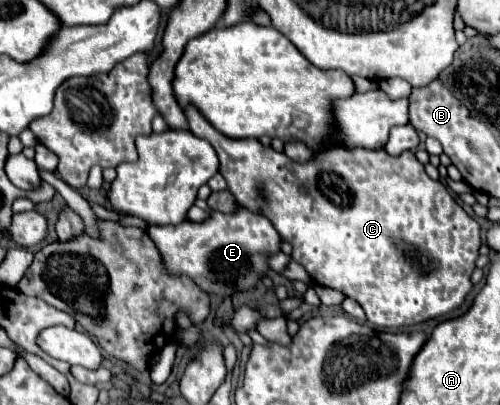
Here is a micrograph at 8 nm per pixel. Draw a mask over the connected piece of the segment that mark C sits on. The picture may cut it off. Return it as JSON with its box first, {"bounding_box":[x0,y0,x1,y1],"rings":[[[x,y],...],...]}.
{"bounding_box":[183,105,481,327],"rings":[[[187,105],[187,109],[183,109],[185,117],[187,117],[187,123],[189,123],[189,131],[195,135],[195,137],[201,137],[205,141],[209,141],[213,145],[213,149],[217,151],[219,155],[219,161],[221,161],[221,167],[219,167],[219,173],[225,177],[227,181],[227,189],[233,193],[233,197],[237,199],[237,203],[253,213],[261,213],[265,215],[269,221],[273,221],[273,227],[277,229],[277,233],[281,235],[281,241],[287,241],[291,247],[293,247],[293,253],[291,257],[301,263],[305,267],[305,271],[311,275],[311,279],[323,287],[329,287],[329,289],[335,289],[339,293],[343,293],[345,297],[357,301],[363,309],[365,309],[365,315],[367,319],[373,323],[373,325],[379,325],[379,327],[409,327],[409,325],[415,325],[415,323],[423,323],[427,319],[435,319],[439,315],[445,315],[453,309],[457,309],[465,295],[471,291],[471,273],[475,269],[475,261],[479,257],[479,245],[481,245],[481,237],[479,237],[479,225],[477,221],[467,215],[463,211],[463,207],[449,195],[447,187],[441,183],[441,181],[433,181],[423,165],[415,159],[415,155],[411,151],[405,151],[397,157],[385,153],[383,149],[381,151],[365,151],[365,149],[357,149],[357,151],[345,151],[345,149],[329,149],[327,153],[323,151],[321,157],[313,157],[311,161],[307,163],[295,163],[291,161],[285,153],[279,153],[275,151],[273,147],[265,147],[259,143],[259,139],[231,139],[219,131],[215,131],[215,127],[211,127],[211,123],[193,107],[193,105]]]}

